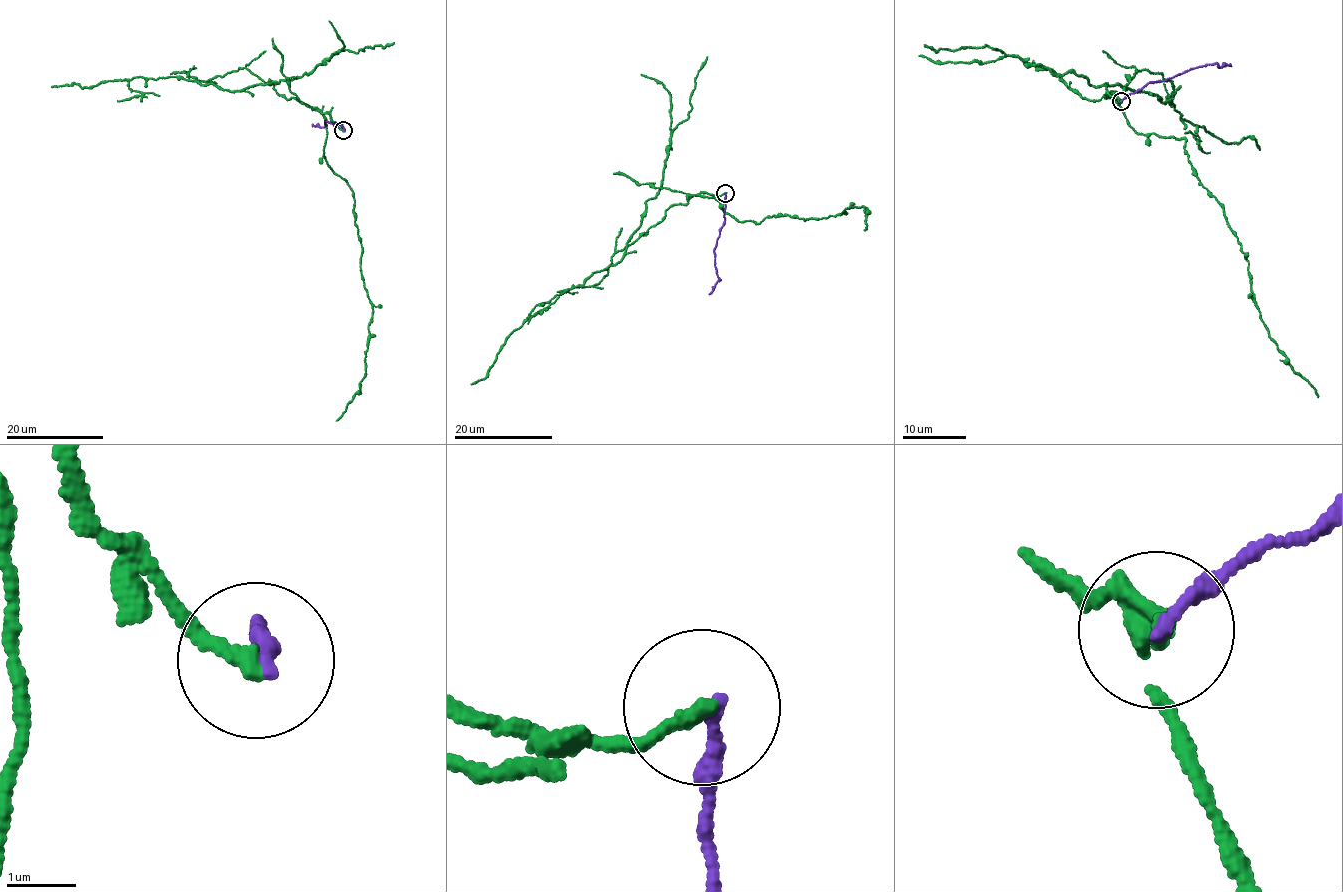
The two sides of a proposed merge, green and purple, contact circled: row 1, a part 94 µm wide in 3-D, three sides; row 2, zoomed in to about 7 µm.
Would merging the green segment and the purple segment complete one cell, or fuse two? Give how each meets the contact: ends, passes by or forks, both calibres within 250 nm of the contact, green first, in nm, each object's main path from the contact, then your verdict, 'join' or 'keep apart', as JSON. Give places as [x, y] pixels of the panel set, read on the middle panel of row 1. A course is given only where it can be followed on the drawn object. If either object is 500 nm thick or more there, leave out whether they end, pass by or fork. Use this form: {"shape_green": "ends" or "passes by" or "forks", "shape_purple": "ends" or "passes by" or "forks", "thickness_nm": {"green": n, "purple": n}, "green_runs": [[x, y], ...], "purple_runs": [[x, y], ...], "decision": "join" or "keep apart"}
{"shape_green": "ends", "shape_purple": "ends", "thickness_nm": {"green": 220, "purple": 220}, "green_runs": [[724, 192], [674, 203], [585, 286], [621, 260], [641, 224], [708, 57]], "purple_runs": [[726, 193], [724, 220], [714, 253], [720, 279], [710, 294]], "decision": "keep apart"}

